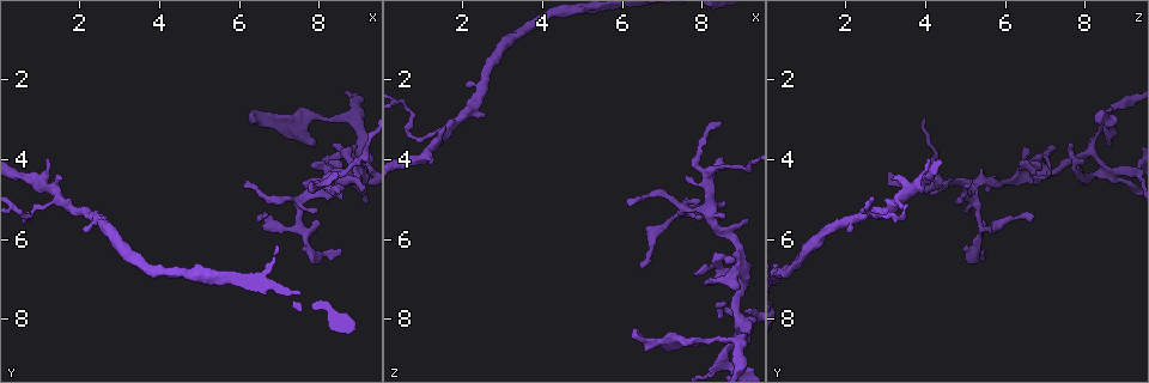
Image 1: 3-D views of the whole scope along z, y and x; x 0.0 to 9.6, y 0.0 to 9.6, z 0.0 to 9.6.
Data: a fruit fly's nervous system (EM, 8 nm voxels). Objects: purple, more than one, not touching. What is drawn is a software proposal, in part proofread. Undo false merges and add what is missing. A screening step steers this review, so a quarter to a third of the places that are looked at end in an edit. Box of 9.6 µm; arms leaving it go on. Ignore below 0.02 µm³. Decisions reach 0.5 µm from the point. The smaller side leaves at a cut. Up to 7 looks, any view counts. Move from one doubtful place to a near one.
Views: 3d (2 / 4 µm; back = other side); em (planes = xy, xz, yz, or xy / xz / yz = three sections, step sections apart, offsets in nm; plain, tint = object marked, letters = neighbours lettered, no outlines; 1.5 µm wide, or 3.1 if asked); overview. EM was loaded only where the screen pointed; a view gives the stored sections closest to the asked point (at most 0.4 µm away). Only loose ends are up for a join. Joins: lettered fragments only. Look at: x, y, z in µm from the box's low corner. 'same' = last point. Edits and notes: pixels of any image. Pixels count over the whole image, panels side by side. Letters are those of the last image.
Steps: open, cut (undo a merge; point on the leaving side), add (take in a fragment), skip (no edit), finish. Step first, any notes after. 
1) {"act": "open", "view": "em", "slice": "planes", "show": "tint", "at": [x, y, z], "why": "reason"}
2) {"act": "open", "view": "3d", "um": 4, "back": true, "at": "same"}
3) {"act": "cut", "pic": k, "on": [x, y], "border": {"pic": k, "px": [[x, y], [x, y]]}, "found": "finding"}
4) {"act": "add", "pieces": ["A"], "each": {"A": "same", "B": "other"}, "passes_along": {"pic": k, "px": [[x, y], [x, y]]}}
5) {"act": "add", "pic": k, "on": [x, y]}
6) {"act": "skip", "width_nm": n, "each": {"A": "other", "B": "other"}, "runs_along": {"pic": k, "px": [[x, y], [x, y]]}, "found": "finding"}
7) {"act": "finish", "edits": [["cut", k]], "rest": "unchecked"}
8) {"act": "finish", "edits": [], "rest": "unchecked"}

{"act": "open", "view": "3d", "um": 2, "at": [1.60, 4.55, 3.10], "why": "branch stops here"}

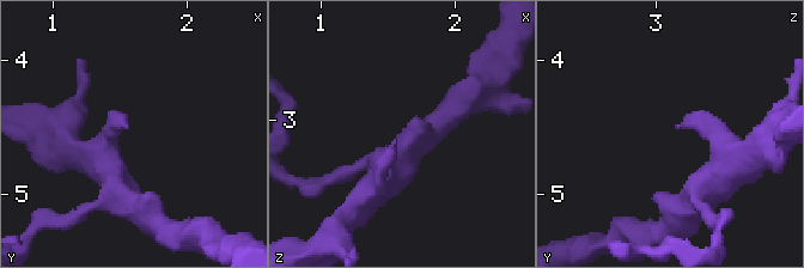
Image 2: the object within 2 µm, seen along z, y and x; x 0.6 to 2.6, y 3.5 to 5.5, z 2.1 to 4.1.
{"act": "open", "view": "em", "slice": "planes", "show": "letters", "at": [1.56, 4.50, 3.16]}

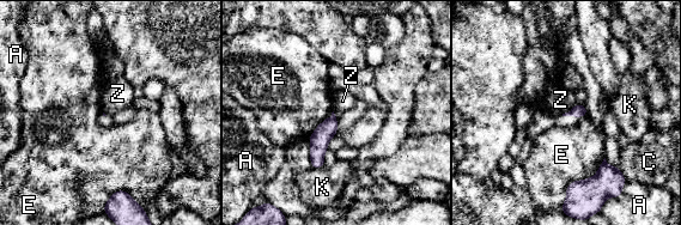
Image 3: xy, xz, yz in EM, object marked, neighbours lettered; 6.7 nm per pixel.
{"act": "skip", "each": {"A": "other", "C": "other", "E": "other", "K": "other", "Z": "other"}, "runs_along": {"pic": 3, "px": [[333, 119], [318, 140], [316, 165]]}, "found": "no lettered fragment goes on from it"}

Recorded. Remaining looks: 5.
{"act": "open", "view": "em", "slice": "planes", "show": "letters", "at": [8.30, 4.15, 6.65], "why": "touches itself"}

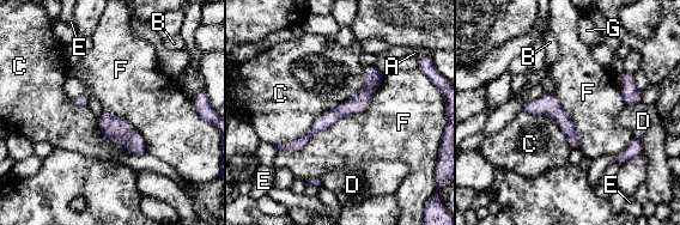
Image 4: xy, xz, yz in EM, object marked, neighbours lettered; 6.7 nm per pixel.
{"act": "skip", "longest_contact_nm": ["F", 900], "each": {"A": "other", "B": "other", "C": "other", "D": "other", "E": "other", "F": "other", "G": "other"}, "border": {"pic": 4, "px": [[383, 73], [364, 108], [278, 150]]}, "found": "one cell here"}

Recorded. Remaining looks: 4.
{"act": "open", "view": "em", "slice": "xz", "step": 4, "show": "letters", "at": [6.15, 4.75, 5.05], "why": "free end"}

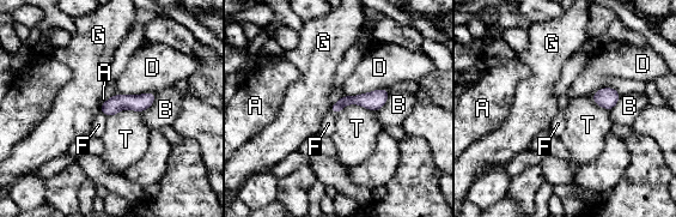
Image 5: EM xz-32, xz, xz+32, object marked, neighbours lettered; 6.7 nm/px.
{"act": "skip", "each": {"A": "other", "B": "other", "D": "other", "F": "other", "G": "other", "T": "other"}, "found": "no lettered fragment goes on from it"}

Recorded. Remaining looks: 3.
{"act": "finish", "edits": [], "rest": "unchecked"}

